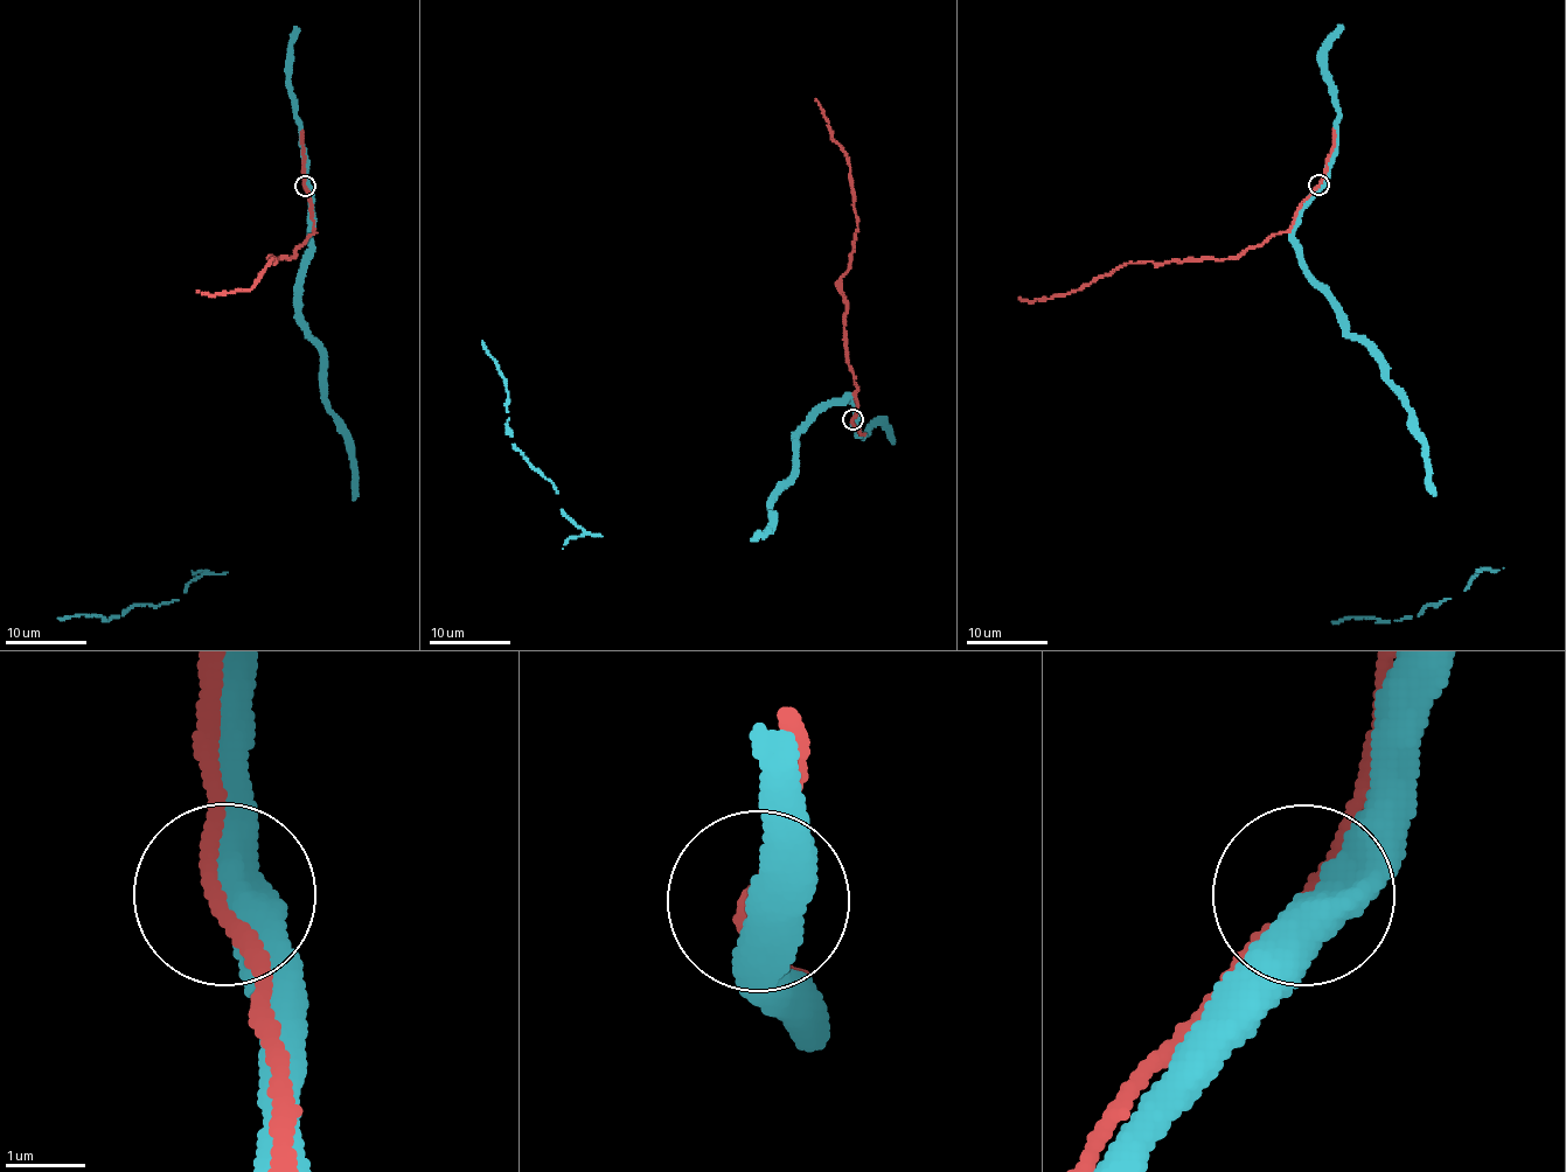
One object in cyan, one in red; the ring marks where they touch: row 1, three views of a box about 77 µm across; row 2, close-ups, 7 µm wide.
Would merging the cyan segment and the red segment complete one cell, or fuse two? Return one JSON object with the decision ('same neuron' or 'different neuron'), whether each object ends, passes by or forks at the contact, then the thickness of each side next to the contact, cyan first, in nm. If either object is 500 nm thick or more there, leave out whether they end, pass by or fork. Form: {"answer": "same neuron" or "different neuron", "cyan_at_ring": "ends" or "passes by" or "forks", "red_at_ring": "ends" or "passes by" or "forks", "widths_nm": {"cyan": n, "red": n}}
{"answer": "same neuron", "widths_nm": {"cyan": 500, "red": 190}}

